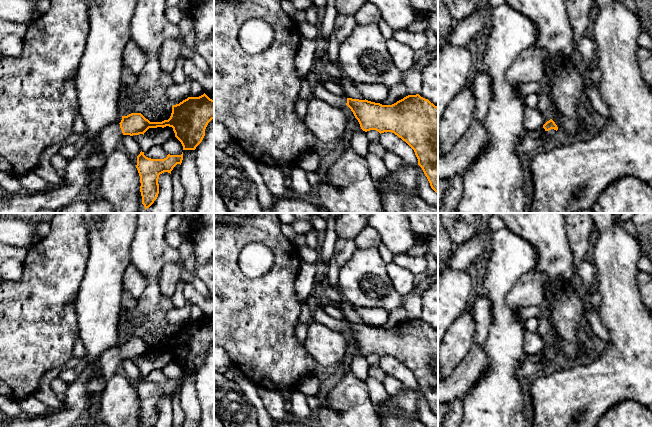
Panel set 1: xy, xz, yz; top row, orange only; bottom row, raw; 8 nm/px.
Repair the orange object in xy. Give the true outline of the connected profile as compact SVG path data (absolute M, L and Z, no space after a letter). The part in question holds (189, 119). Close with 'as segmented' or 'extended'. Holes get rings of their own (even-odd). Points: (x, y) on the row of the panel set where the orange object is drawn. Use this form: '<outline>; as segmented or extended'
M205 93L199 97L188 97L172 106L168 120L150 122L141 113L122 116L120 123L104 127L100 133L85 141L76 156L68 160L66 175L61 186L42 193L5 194L0 197L0 213L38 213L42 209L61 209L74 200L80 190L88 185L91 172L89 158L101 146L101 155L110 156L124 135L143 134L149 128L172 127L175 137L181 142L183 150L195 150L205 136L208 123L214 119L214 100Z; extended

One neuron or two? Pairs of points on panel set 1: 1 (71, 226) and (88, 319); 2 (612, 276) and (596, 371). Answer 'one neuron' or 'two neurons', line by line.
1: two neurons
2: one neuron

